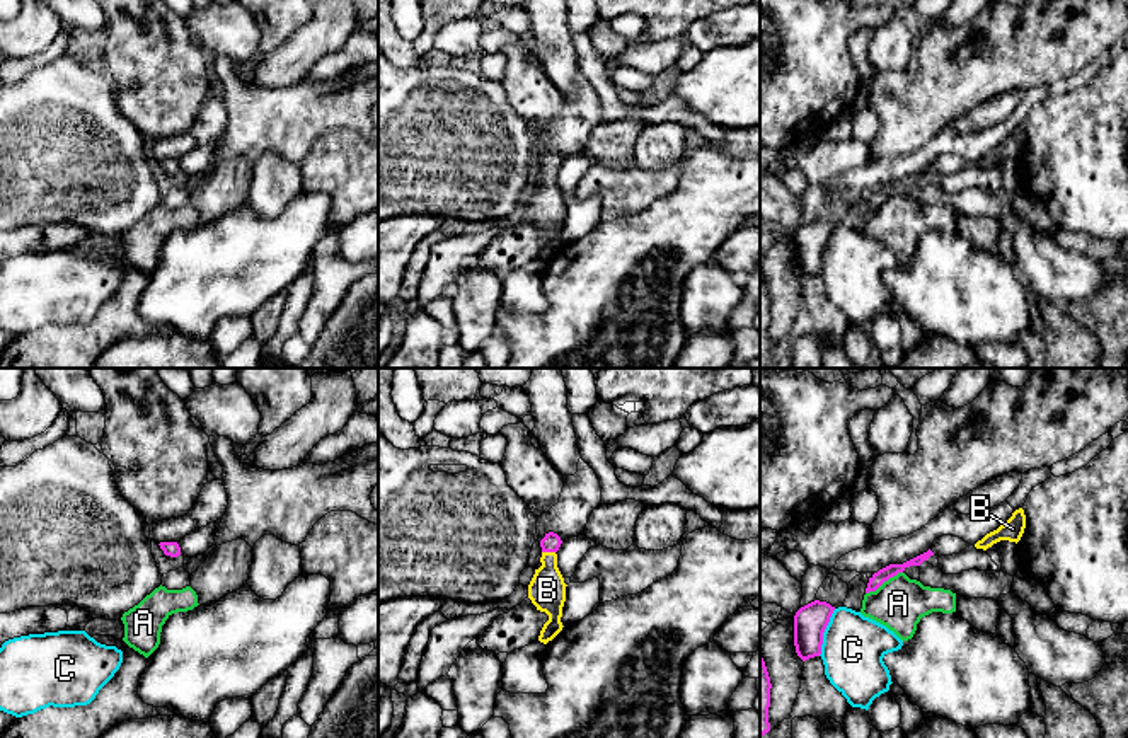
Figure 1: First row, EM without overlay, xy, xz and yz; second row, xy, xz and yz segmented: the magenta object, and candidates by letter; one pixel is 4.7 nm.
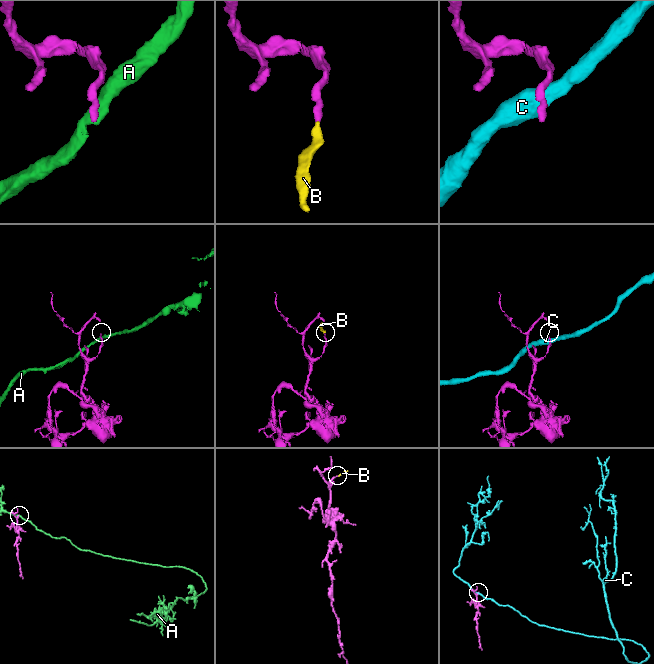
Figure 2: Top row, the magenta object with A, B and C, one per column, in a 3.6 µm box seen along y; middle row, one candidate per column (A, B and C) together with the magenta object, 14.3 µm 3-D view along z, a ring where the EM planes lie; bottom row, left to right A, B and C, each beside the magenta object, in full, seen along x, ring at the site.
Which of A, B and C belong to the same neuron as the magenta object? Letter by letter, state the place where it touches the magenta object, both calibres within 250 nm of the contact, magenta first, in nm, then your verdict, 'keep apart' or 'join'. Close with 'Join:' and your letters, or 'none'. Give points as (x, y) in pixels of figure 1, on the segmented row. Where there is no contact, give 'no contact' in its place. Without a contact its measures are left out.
A: meets magenta in yz at (883, 582); 70 nm thick on the magenta side, 240 nm on the other; keep apart
B: meets magenta in xz at (549, 551); 90 nm thick on the magenta side, 180 nm on the other; join
C: meets magenta in yz at (823, 631); 160 nm thick on the magenta side, 300 nm on the other; keep apart
Join: B

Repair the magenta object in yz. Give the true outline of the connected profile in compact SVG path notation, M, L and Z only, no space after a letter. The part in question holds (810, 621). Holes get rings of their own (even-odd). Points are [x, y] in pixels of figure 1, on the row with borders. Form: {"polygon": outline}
{"polygon": "M814 600L796 612L794 646L803 661L821 654L823 632L833 610L830 603Z"}

